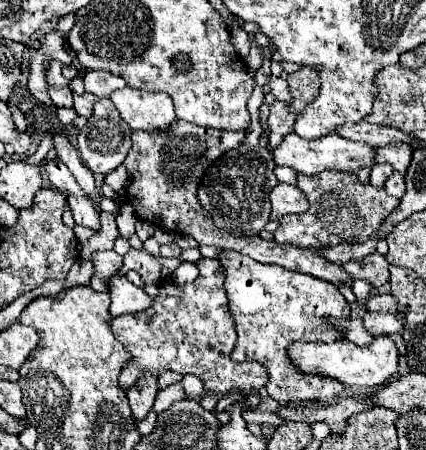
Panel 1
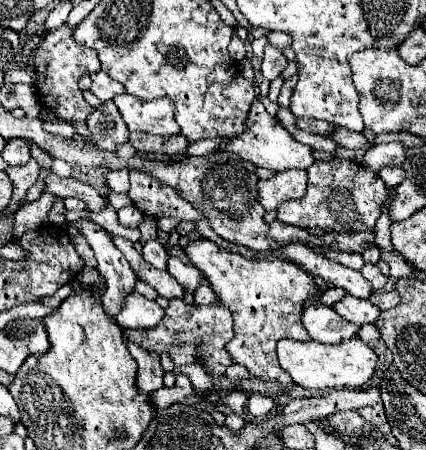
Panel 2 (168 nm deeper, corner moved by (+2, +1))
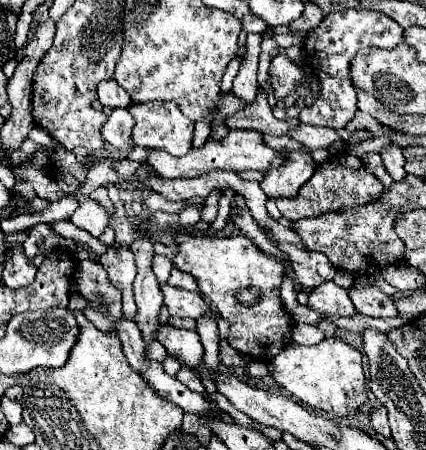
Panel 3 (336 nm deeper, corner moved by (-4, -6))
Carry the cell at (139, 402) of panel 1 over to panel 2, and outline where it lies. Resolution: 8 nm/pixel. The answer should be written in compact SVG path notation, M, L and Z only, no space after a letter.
M128 344L128 350L130 350L132 358L138 362L138 374L136 374L138 390L140 390L142 394L152 394L152 392L160 390L160 388L164 386L164 384L162 384L164 370L162 370L162 366L160 366L158 354L148 352L148 350L142 350L142 348L136 346L136 344Z

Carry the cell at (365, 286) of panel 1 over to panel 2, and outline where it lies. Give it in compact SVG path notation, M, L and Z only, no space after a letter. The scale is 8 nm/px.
M330 287L320 290L320 294L316 296L315 301L319 304L331 306L333 303L339 301L348 293L339 287Z

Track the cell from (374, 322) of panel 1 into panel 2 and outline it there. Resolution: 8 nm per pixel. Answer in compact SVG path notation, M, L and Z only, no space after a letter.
M346 296L340 302L332 306L340 316L344 316L348 322L354 322L358 326L374 324L380 316L380 308L374 306L370 300L358 300L354 296Z

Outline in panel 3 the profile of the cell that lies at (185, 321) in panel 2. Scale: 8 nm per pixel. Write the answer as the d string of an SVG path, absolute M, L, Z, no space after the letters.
M226 339L220 341L220 361L226 365L226 367L244 367L246 361L238 355L236 349L232 349Z

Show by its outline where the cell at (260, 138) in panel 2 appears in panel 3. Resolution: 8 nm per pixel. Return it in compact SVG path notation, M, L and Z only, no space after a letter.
M230 129L224 139L212 139L208 137L202 147L192 147L188 155L172 157L166 151L150 151L146 161L162 179L174 179L174 177L200 177L212 169L224 169L224 171L240 171L240 169L254 169L254 171L268 171L272 167L280 167L284 163L284 153L274 151L268 145L264 145L262 135L258 131L238 131Z

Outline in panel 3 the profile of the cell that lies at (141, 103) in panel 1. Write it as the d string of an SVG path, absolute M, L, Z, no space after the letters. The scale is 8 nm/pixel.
M150 101L150 103L134 103L130 105L130 113L136 121L134 125L134 143L146 149L162 149L170 155L186 155L192 147L194 123L180 111L180 107L172 101Z

